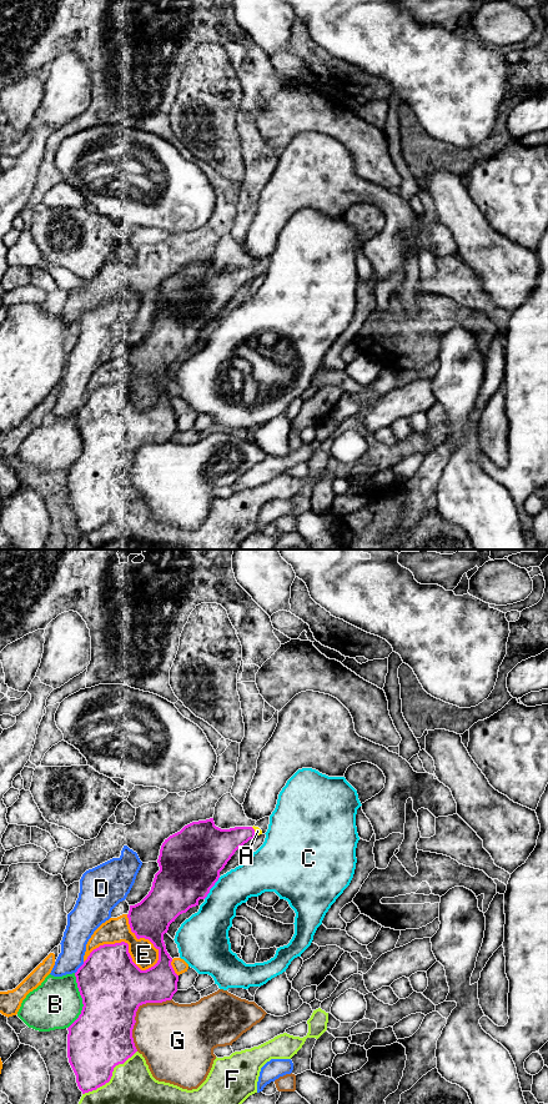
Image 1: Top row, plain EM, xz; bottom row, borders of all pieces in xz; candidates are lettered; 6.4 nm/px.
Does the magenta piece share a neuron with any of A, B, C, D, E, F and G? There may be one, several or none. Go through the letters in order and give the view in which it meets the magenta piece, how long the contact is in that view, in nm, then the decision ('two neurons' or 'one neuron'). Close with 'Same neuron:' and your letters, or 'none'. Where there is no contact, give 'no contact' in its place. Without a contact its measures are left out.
A: meets magenta in xz; contact 70 nm long; one neuron
B: meets magenta in xz; contact 360 nm long; two neurons
C: meets magenta in xz; contact 180 nm long; two neurons
D: meets magenta in xz; contact 100 nm long; two neurons
E: meets magenta in xz; contact 500 nm long; two neurons
F: meets magenta in xz; contact 460 nm long; two neurons
G: meets magenta in xz; contact 420 nm long; two neurons
Same neuron: A

